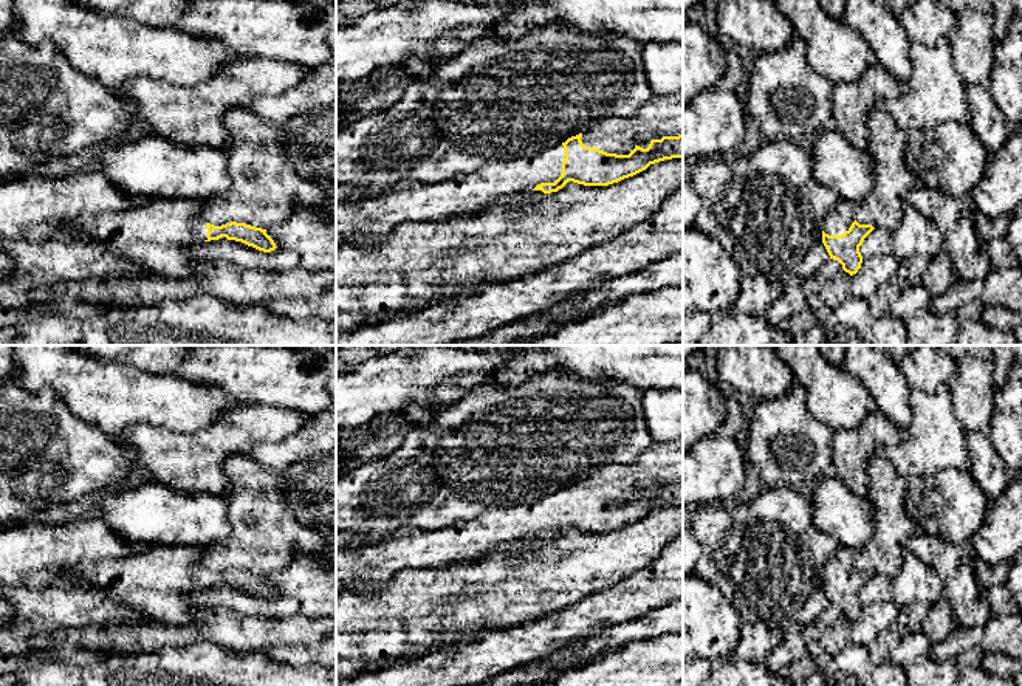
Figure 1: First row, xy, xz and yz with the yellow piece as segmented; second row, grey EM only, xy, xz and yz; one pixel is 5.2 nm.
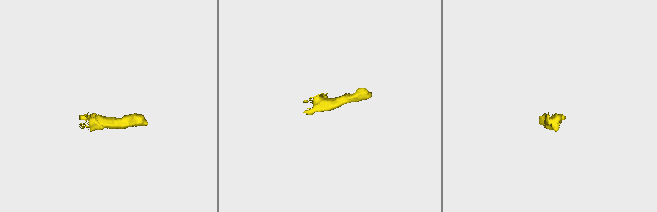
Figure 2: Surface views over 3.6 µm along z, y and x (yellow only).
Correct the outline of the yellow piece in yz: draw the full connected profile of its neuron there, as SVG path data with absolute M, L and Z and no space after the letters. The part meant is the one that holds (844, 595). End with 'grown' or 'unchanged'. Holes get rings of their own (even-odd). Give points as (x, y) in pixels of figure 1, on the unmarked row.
M839 545L822 567L822 590L830 605L838 607L853 623L863 610L859 593L873 576L872 571L856 568L856 550Z; grown

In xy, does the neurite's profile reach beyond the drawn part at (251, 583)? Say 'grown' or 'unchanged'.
grown

